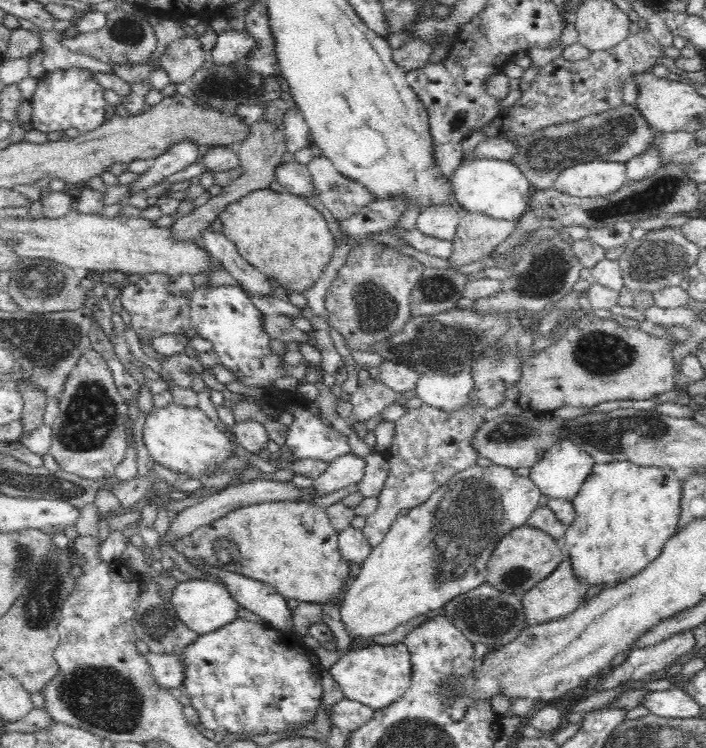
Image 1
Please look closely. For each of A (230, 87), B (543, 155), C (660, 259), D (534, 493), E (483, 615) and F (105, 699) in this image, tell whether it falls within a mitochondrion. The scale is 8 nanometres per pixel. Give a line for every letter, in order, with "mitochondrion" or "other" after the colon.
A: mitochondrion
B: mitochondrion
C: mitochondrion
D: other
E: mitochondrion
F: mitochondrion

